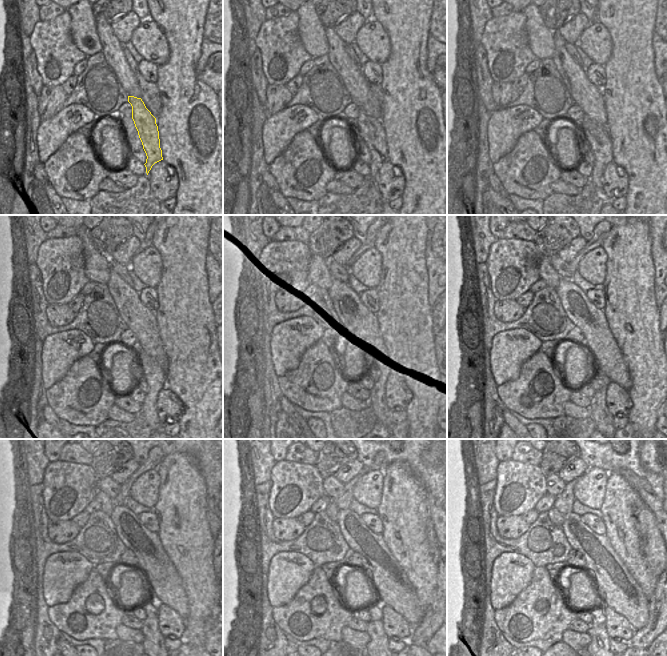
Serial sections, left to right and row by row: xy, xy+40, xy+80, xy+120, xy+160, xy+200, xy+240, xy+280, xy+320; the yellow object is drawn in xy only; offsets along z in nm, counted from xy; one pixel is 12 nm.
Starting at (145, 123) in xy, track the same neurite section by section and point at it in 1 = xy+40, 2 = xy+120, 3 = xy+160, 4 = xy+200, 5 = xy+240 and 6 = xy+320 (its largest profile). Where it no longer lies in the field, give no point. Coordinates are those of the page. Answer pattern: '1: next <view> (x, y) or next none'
1: next xy+40 (371, 130)
2: next xy+120 (155, 377)
3: next xy+160 (388, 418)
4: next xy+200 (602, 418)
5: next xy+240 (153, 642)
6: next xy+320 (600, 640)

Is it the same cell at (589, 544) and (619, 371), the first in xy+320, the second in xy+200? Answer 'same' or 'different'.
same

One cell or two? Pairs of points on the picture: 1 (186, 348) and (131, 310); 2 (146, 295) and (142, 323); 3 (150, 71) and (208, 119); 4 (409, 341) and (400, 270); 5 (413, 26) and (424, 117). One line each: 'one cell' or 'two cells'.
1: two cells
2: two cells
3: two cells
4: one cell
5: one cell

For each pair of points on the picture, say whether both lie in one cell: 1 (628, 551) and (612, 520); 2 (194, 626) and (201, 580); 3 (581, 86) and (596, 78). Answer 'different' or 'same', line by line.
1: same
2: same
3: different

